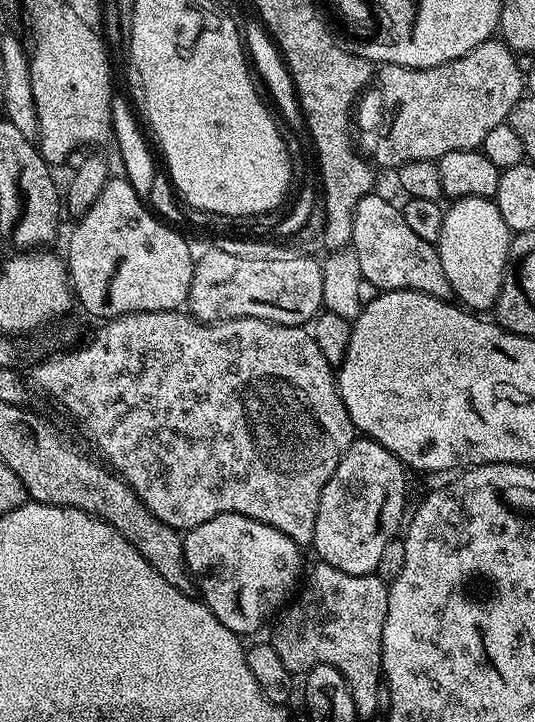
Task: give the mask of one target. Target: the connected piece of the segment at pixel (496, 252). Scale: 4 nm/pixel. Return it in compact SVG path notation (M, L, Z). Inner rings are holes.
M471 196L452 200L447 205L440 239L435 246L442 258L442 270L446 270L452 295L463 307L477 314L487 313L487 308L488 311L495 309L496 299L502 290L512 237L513 233L508 231L495 199Z

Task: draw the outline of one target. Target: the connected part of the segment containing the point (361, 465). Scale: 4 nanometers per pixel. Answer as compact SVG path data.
M367 438L353 439L330 482L326 482L318 502L318 522L314 522L311 547L316 548L323 563L355 576L377 571L388 543L395 538L396 531L398 536L406 520L404 495L408 492L408 484L404 475L404 465L386 450L386 446Z

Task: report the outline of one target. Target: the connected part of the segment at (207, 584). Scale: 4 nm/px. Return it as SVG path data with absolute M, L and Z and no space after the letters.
M233 512L218 514L202 522L197 528L187 529L184 536L184 557L193 574L198 592L200 588L199 595L218 618L218 622L222 622L222 626L226 626L241 638L247 638L251 632L258 631L263 626L264 619L275 608L283 609L289 597L297 591L302 580L300 552L301 545L296 544L286 534L274 530L274 526Z

